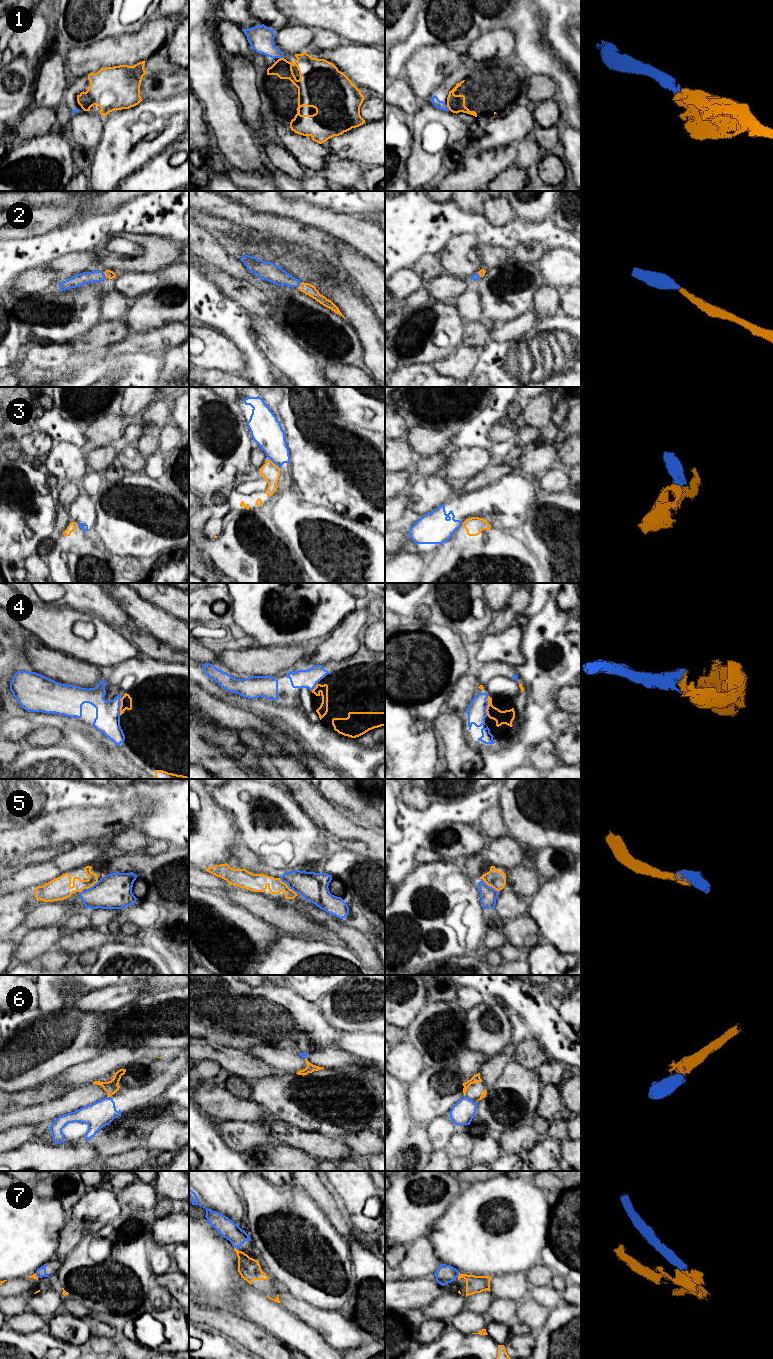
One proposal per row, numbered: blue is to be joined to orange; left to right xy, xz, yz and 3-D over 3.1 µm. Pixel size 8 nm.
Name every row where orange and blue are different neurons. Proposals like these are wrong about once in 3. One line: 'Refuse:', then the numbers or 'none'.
Refuse: 3, 5, 6, 7

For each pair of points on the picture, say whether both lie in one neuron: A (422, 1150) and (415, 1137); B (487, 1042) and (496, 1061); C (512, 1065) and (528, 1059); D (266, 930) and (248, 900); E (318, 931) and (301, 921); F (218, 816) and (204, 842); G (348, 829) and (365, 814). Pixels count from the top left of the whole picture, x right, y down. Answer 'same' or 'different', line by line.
A: same
B: different
C: different
D: different
E: same
F: same
G: different

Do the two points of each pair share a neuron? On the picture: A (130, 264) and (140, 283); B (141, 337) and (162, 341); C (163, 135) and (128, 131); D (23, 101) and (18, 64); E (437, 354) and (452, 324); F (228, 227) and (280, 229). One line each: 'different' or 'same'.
A: different
B: same
C: same
D: same
E: same
F: different

